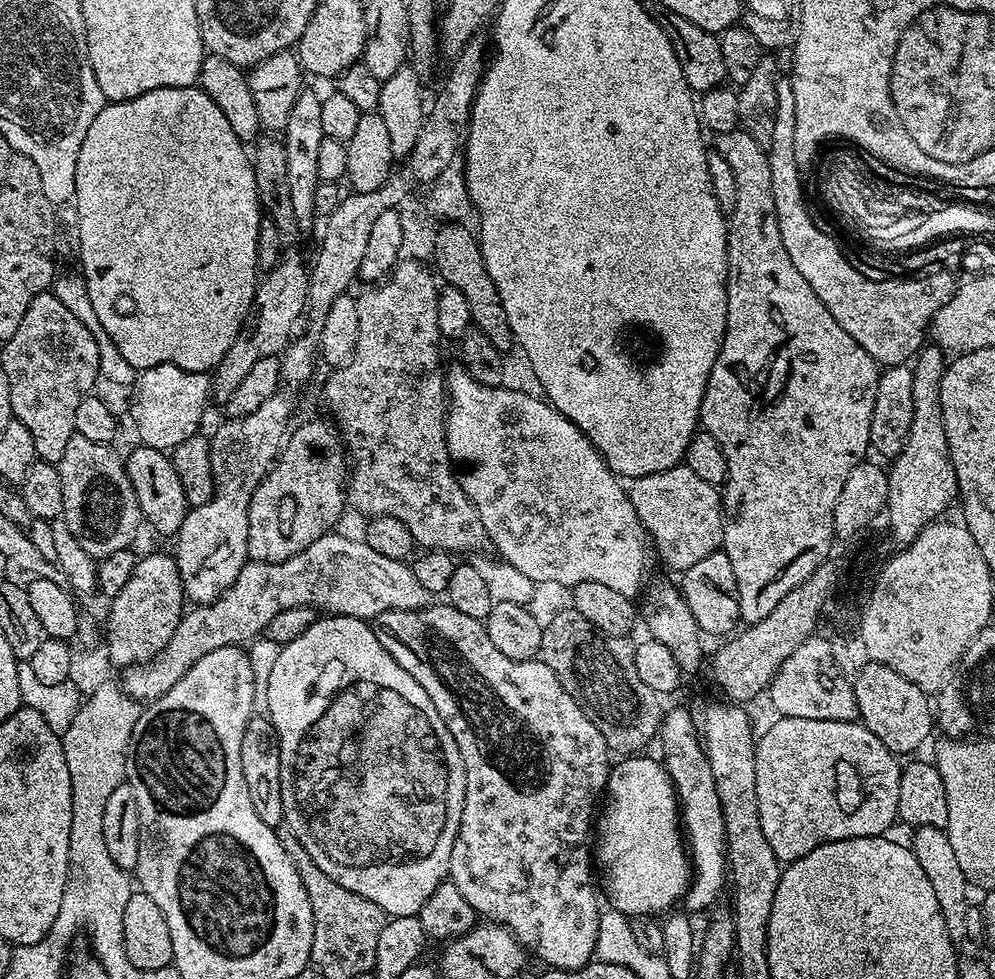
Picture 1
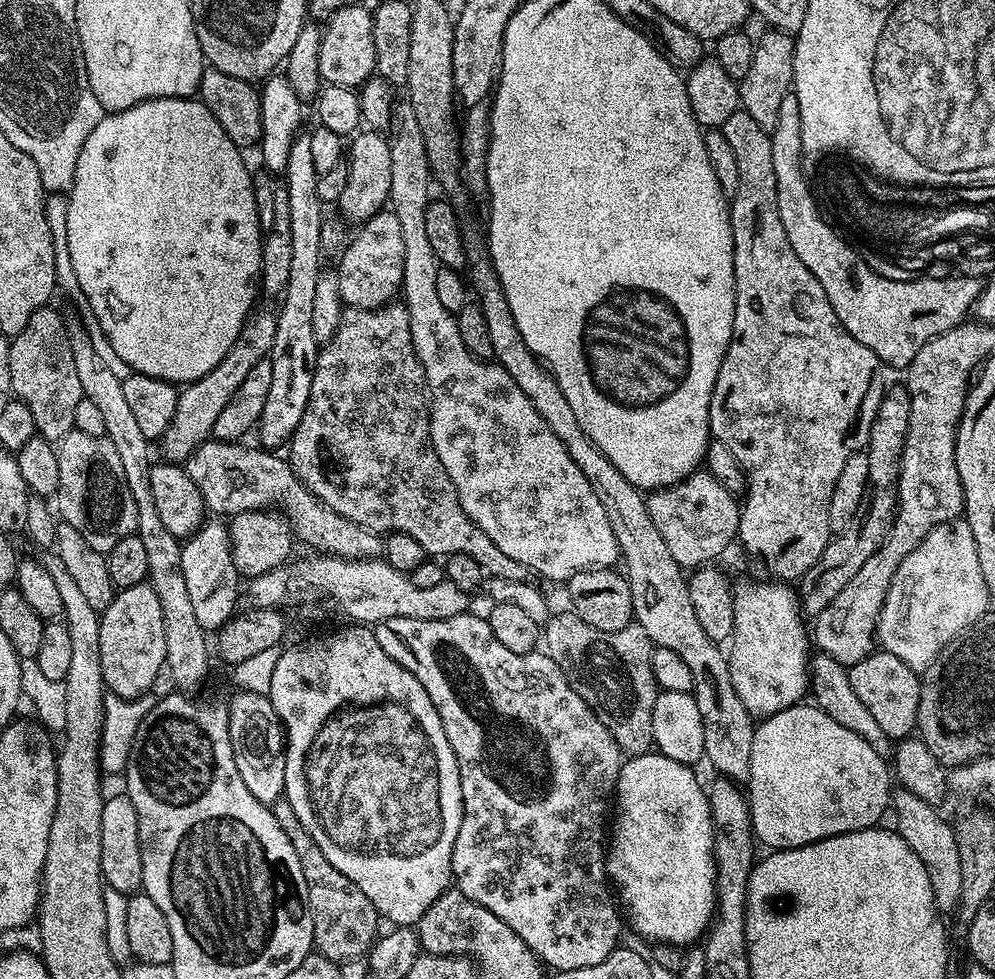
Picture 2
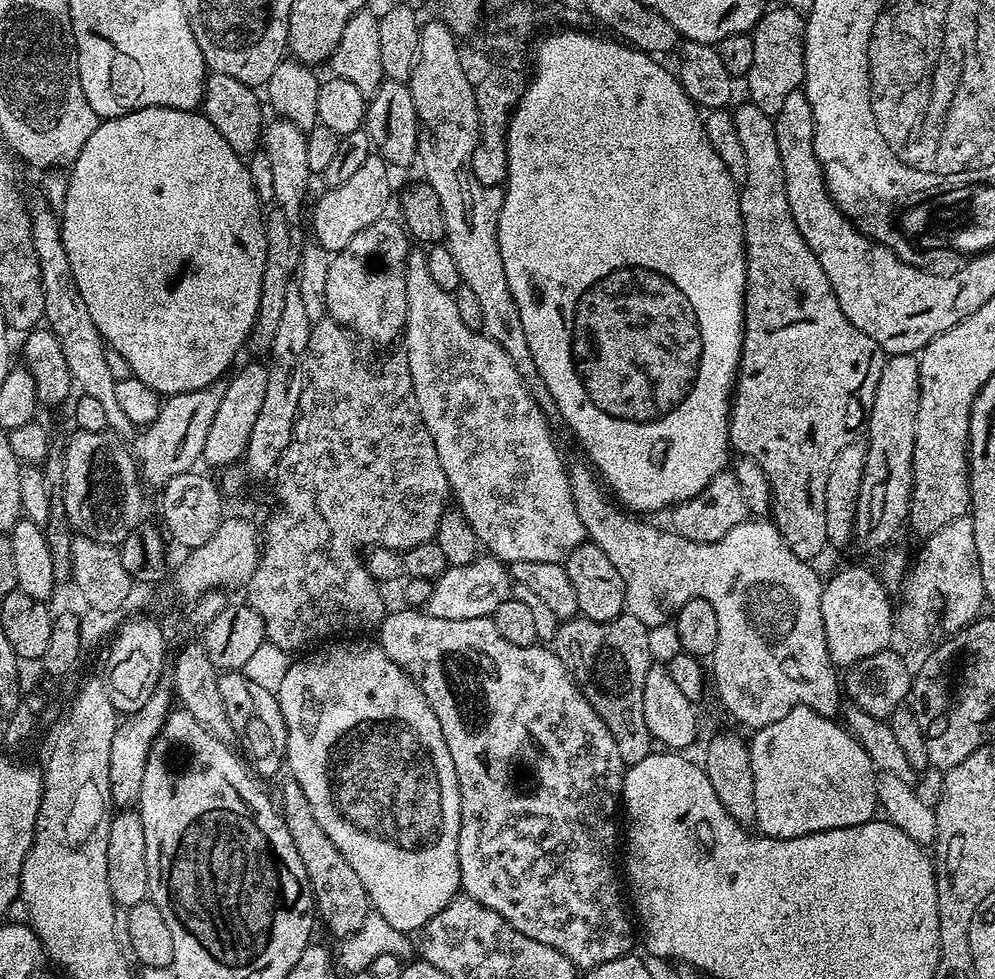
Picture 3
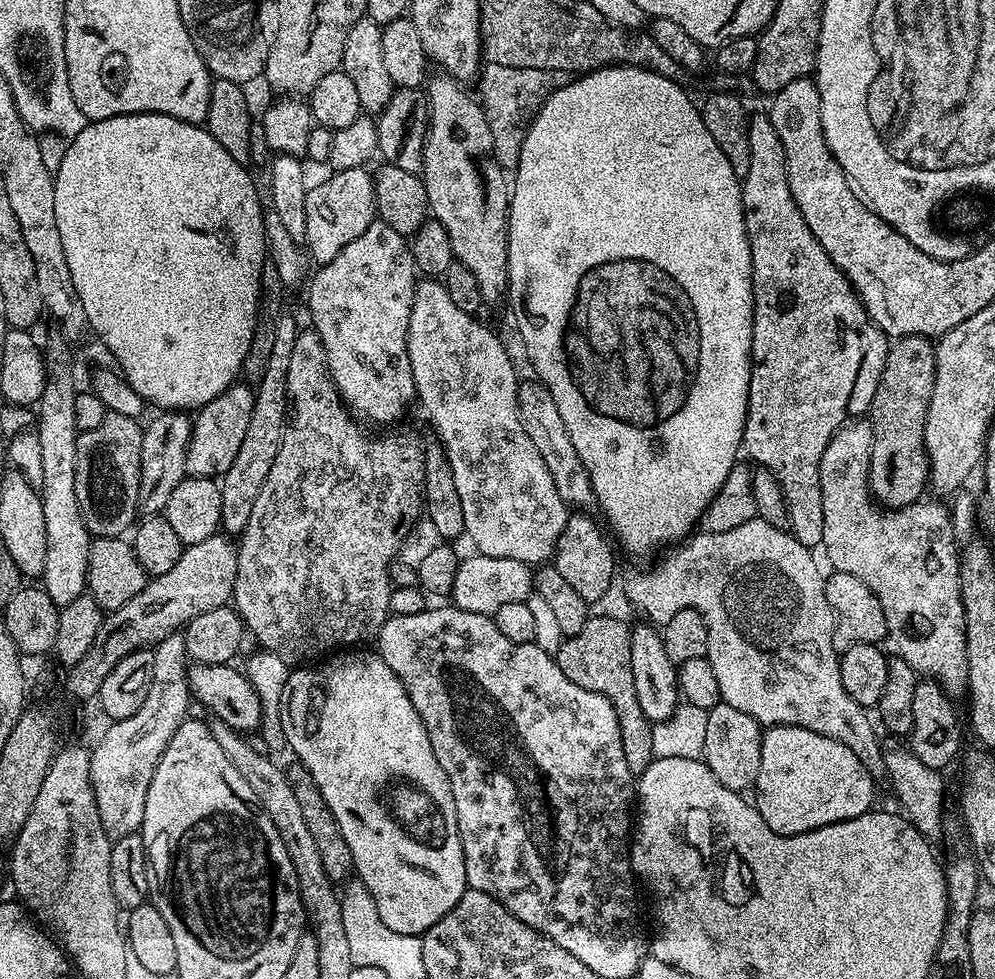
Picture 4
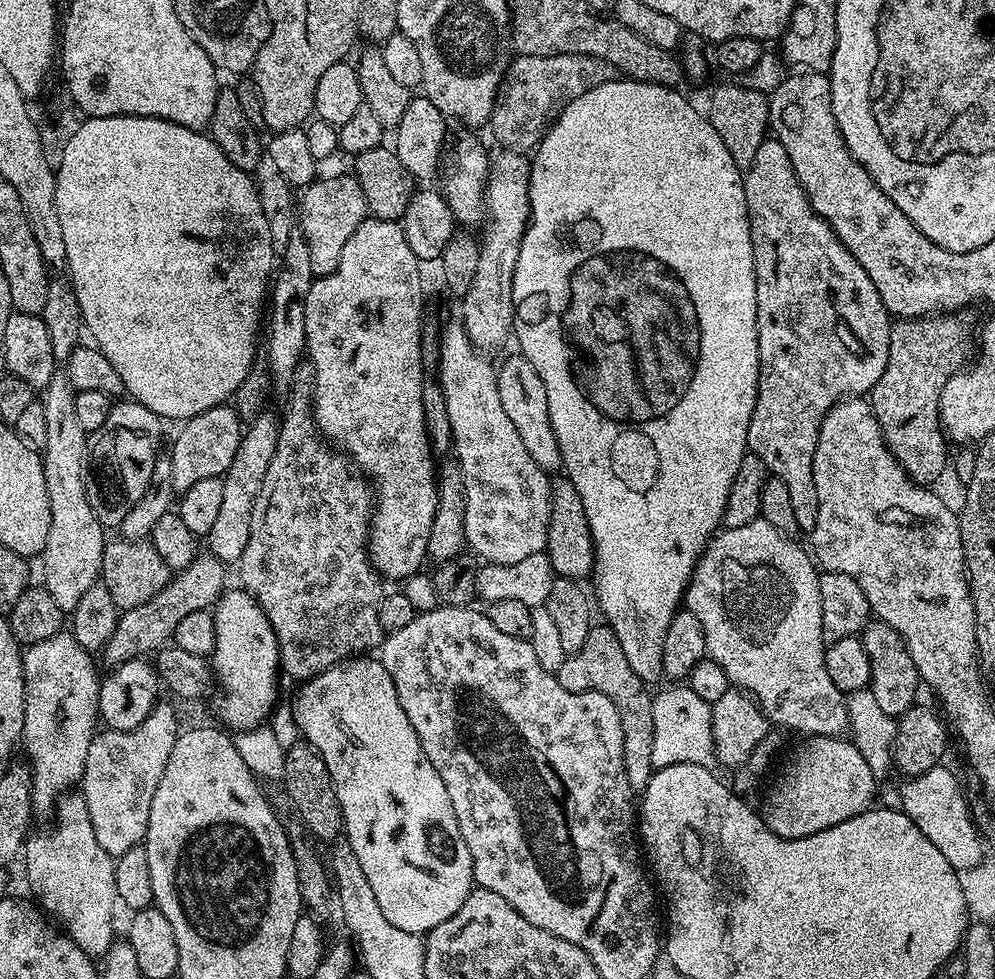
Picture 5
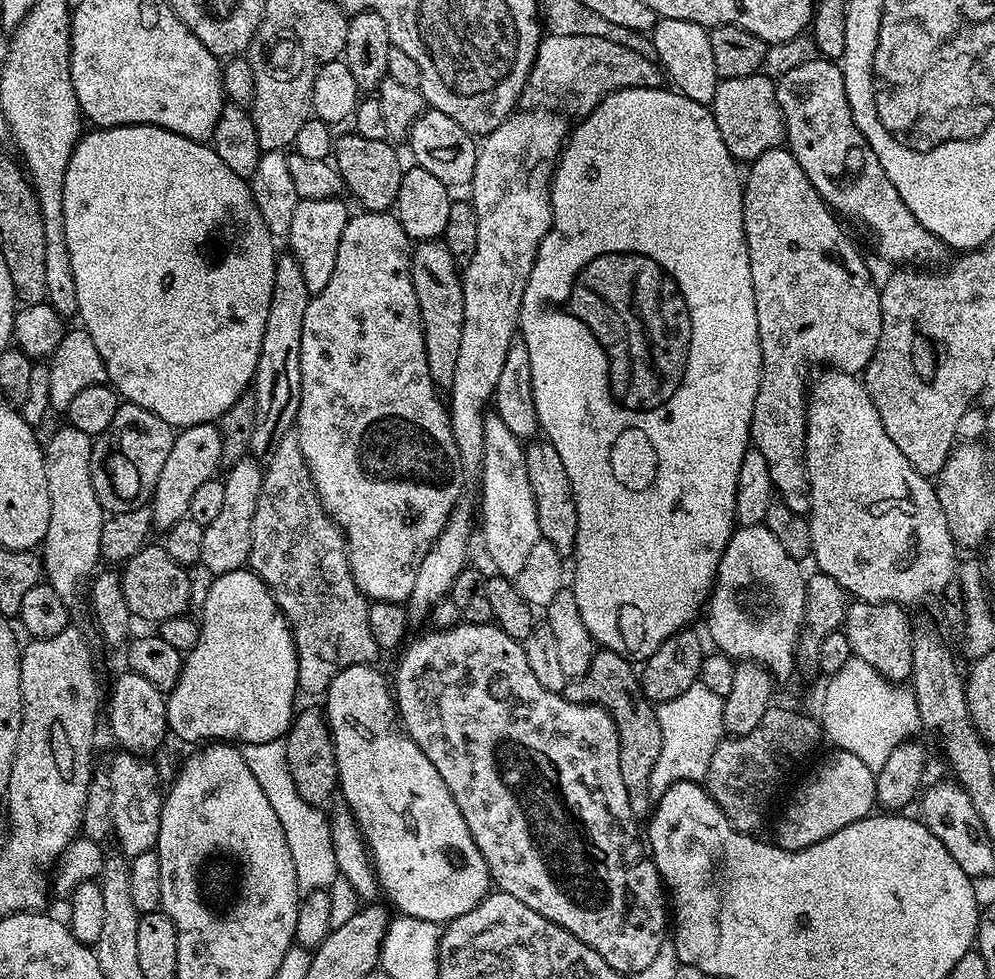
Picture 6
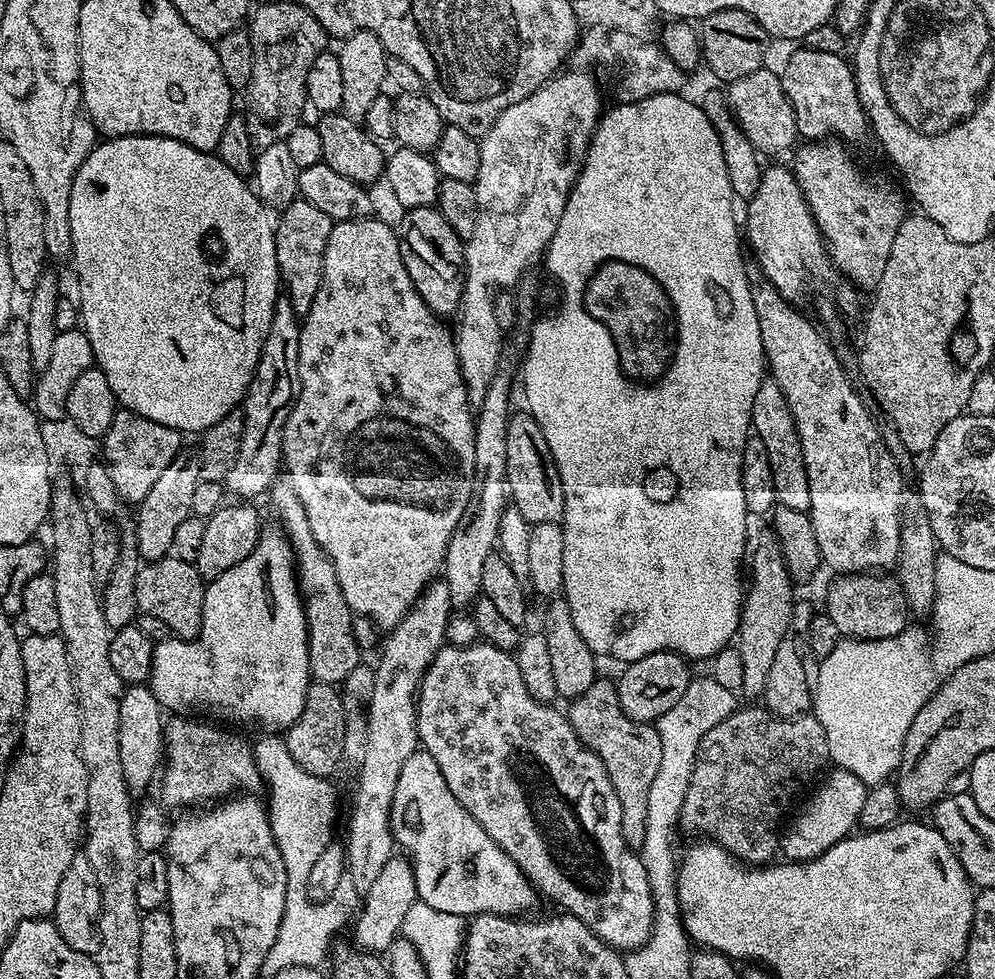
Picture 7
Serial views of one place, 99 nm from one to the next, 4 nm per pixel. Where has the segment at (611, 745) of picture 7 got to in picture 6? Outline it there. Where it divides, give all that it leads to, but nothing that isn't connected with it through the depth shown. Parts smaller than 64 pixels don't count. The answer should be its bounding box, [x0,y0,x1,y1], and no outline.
[562,650,662,802]

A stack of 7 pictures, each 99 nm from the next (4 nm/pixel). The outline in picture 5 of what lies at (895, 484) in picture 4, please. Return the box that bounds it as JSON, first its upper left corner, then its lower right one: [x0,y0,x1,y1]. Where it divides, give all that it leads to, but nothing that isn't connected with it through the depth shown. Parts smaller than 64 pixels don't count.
[870,314,974,485]

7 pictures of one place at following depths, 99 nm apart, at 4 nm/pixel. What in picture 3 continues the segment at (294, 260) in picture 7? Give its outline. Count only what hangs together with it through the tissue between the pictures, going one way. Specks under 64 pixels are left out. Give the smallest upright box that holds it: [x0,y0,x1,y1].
[310,154,394,254]

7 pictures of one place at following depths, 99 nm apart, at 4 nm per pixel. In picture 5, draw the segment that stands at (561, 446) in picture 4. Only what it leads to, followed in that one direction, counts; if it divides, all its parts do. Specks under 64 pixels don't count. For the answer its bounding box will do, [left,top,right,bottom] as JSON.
[496,354,563,474]

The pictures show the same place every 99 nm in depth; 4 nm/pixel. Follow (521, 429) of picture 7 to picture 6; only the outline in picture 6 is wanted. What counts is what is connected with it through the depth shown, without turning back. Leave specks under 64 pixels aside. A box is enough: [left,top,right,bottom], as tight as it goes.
[525,438,578,558]

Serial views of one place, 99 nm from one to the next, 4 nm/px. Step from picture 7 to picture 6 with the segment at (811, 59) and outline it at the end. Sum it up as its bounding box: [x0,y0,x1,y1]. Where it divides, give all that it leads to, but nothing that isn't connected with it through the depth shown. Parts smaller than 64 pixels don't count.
[776,58,946,266]

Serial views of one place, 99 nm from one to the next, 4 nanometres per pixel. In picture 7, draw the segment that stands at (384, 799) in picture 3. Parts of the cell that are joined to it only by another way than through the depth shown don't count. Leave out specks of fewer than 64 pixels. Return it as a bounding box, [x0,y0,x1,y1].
[392,750,538,918]

